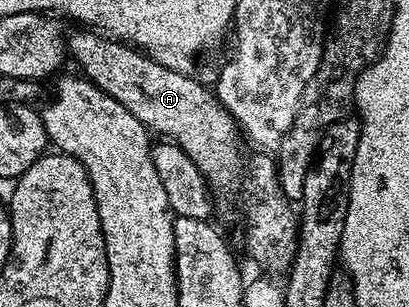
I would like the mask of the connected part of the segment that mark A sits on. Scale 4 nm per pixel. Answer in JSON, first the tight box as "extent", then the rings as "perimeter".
{"extent":[65,26,297,264],"perimeter":[[[87,26],[76,27],[76,32],[66,37],[65,48],[75,59],[75,64],[80,73],[86,79],[91,80],[109,98],[117,98],[137,122],[141,122],[152,133],[166,138],[168,141],[178,144],[192,162],[201,170],[201,174],[207,179],[208,189],[213,190],[216,201],[224,200],[227,204],[232,204],[235,208],[243,208],[243,220],[247,223],[247,248],[251,251],[251,256],[259,264],[279,264],[283,259],[294,253],[297,247],[297,212],[293,209],[292,201],[283,195],[279,188],[279,173],[277,164],[270,155],[255,154],[255,157],[248,162],[243,157],[245,140],[239,130],[239,123],[231,117],[229,110],[221,106],[221,102],[216,98],[214,91],[207,88],[199,80],[194,80],[194,75],[177,70],[169,70],[161,66],[150,56],[144,54],[140,49],[124,42],[118,38],[112,38],[99,30],[92,30]]]}

